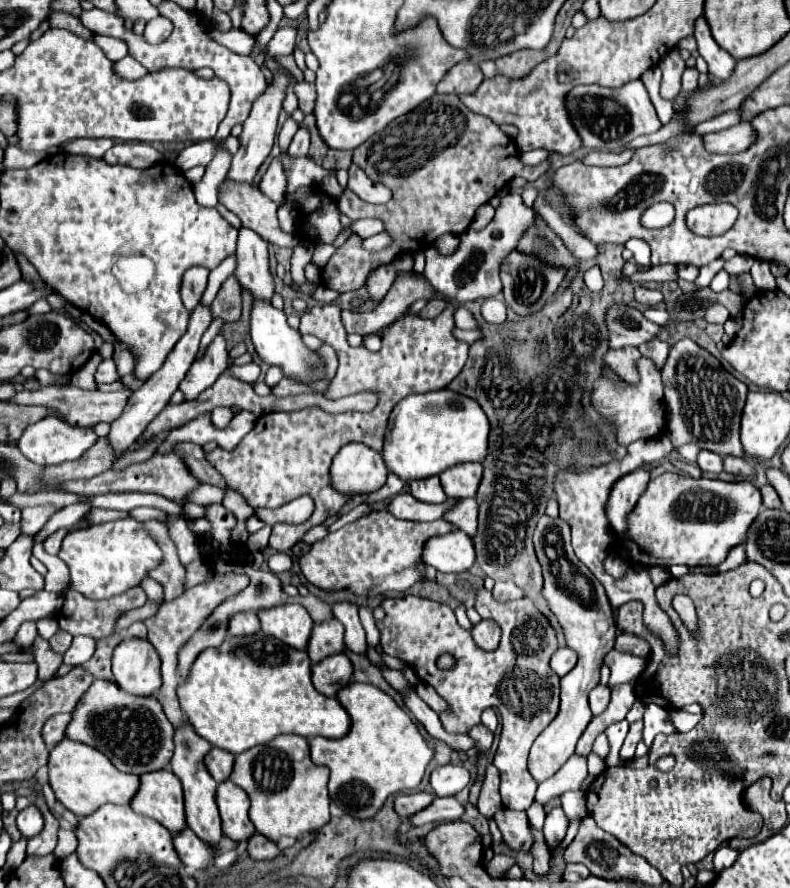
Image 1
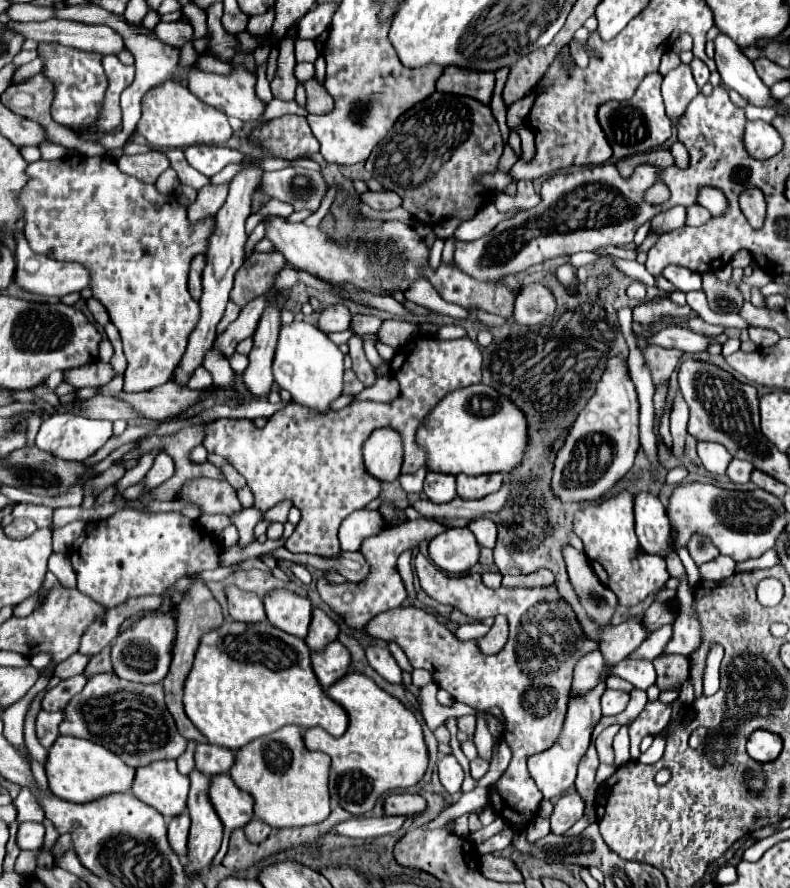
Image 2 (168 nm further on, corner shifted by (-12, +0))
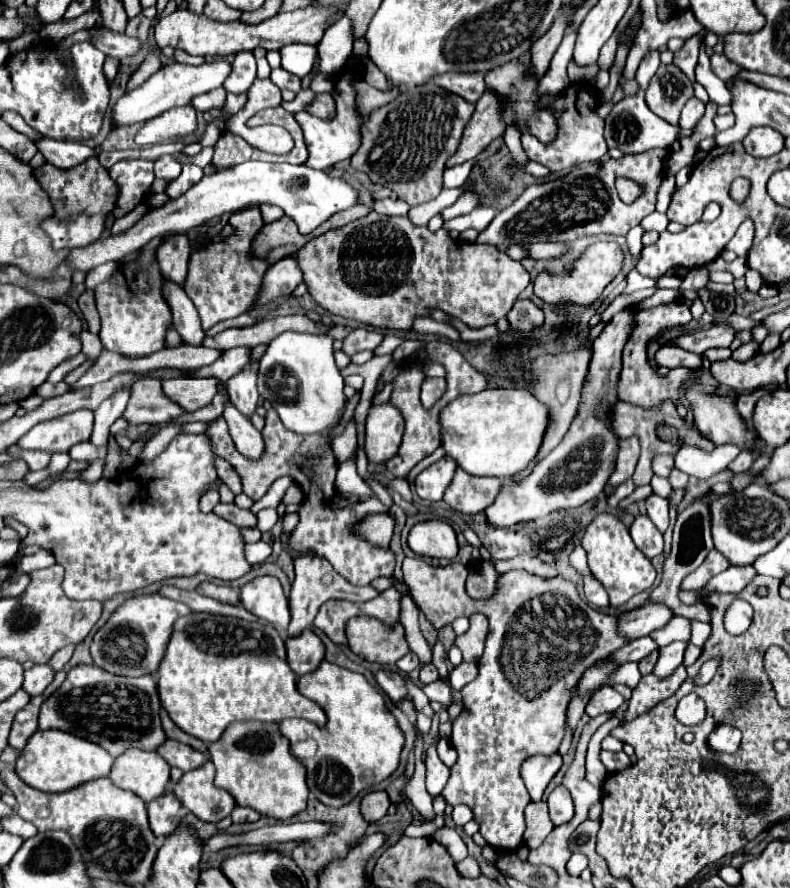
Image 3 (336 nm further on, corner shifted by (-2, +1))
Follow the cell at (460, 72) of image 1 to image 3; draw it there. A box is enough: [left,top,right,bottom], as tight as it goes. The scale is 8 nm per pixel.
[433,72,485,104]

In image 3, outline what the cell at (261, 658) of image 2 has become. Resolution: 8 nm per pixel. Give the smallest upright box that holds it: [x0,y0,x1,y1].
[157,612,325,742]

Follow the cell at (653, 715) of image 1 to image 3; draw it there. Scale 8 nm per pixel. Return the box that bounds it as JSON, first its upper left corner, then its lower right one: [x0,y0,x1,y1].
[653,642,687,678]

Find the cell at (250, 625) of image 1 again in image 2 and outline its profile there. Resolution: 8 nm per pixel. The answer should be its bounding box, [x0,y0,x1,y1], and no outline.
[227,587,267,623]

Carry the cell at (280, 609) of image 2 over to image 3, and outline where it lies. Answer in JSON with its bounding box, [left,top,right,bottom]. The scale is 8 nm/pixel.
[239,576,289,630]

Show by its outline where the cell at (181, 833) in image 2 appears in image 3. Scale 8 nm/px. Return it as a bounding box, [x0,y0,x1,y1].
[147,792,183,836]

